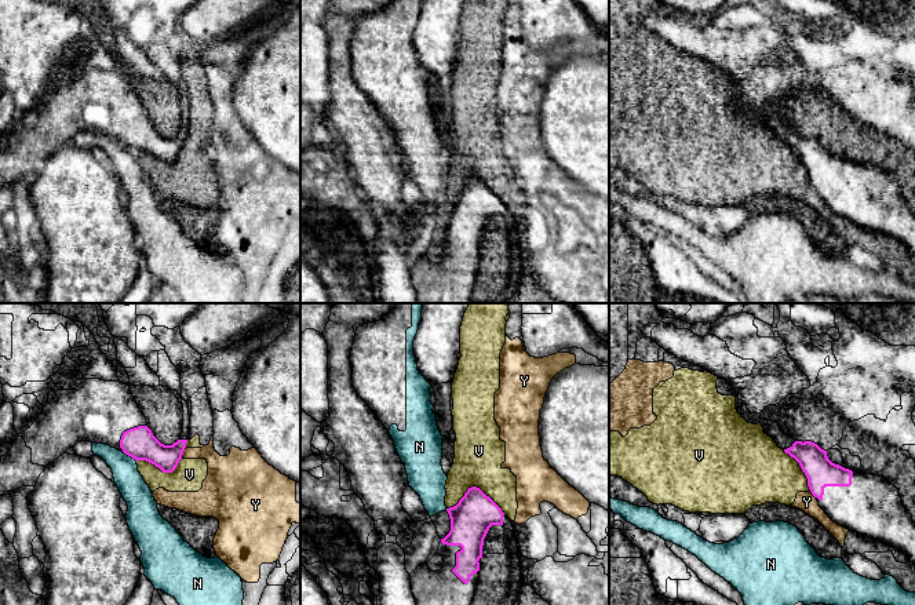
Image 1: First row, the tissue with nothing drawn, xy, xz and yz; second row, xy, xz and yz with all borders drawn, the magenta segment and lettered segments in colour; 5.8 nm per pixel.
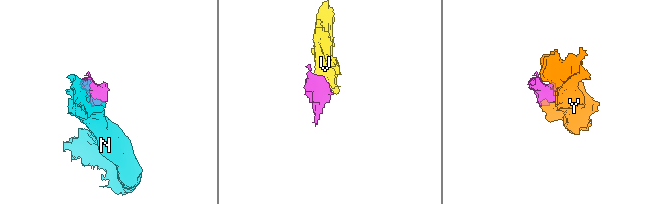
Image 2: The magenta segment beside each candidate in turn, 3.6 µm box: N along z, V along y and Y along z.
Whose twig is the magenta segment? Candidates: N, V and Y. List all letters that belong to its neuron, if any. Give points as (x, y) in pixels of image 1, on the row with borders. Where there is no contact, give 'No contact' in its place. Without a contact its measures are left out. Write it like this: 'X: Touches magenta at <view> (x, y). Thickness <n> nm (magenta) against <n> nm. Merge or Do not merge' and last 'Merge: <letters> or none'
N: Touches magenta at xy (131, 456). Thickness 190 nm (magenta) against 160 nm. Do not merge
V: Touches magenta at xz (476, 487). Thickness 240 nm (magenta) against 280 nm. Do not merge
Y: Touches magenta at xy (182, 452). Thickness 180 nm (magenta) against 160 nm. Do not merge
Merge: none

